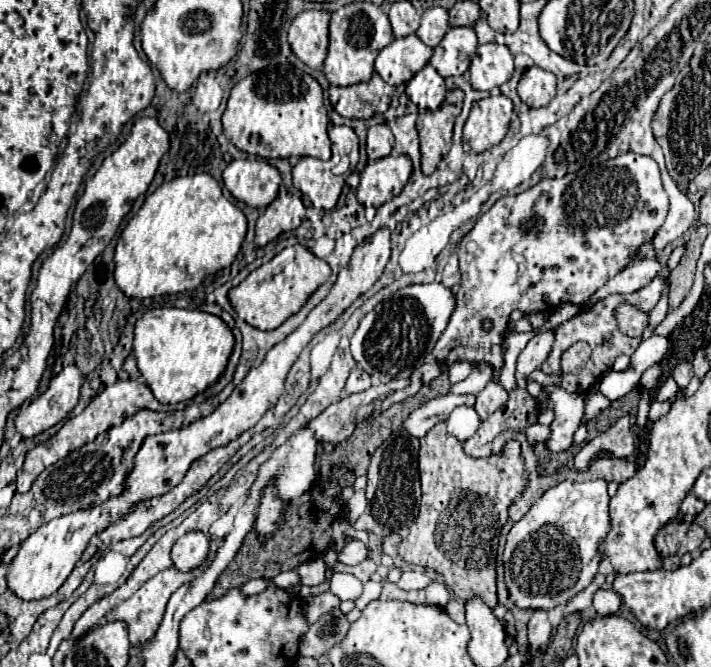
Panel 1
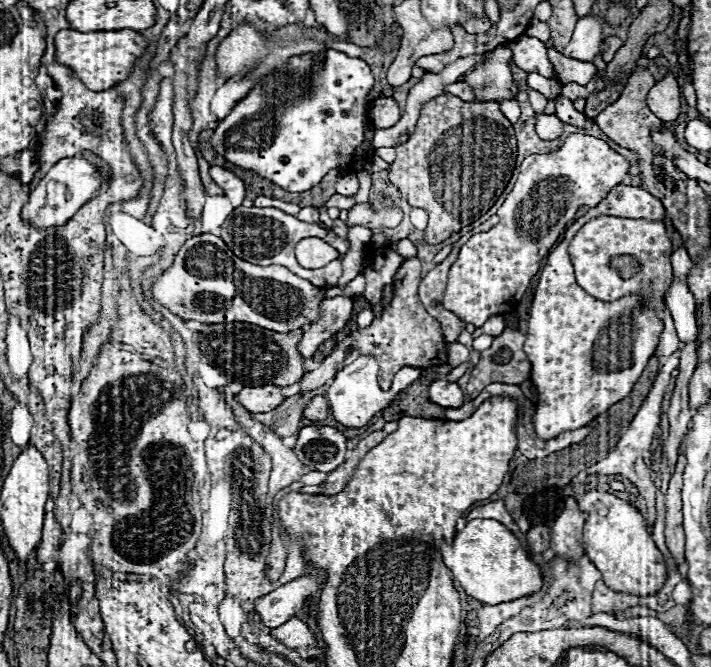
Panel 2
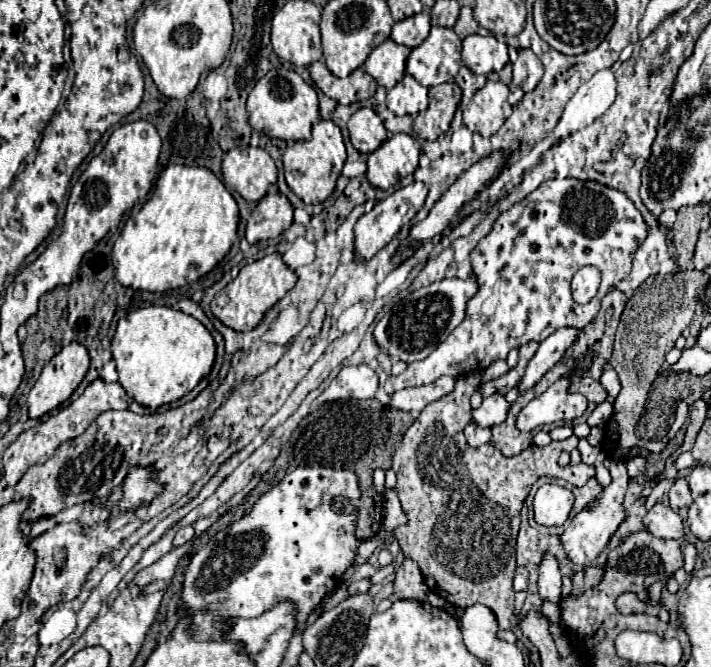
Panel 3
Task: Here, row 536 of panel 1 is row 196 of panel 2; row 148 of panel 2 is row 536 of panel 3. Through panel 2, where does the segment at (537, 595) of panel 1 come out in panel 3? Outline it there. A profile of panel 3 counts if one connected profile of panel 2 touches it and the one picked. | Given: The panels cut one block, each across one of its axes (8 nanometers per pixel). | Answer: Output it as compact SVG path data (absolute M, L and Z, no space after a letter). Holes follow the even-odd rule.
M606 458L604 465L612 476L612 482L609 486L605 487L605 490L596 500L592 500L590 504L586 504L584 510L576 514L576 518L570 522L570 526L560 536L560 542L564 546L564 552L566 552L568 560L572 564L576 564L576 566L588 566L592 560L596 560L600 556L600 552L608 546L610 536L614 536L614 532L618 530L618 526L628 516L626 510L624 510L624 506L622 506L630 481L625 463L614 458Z

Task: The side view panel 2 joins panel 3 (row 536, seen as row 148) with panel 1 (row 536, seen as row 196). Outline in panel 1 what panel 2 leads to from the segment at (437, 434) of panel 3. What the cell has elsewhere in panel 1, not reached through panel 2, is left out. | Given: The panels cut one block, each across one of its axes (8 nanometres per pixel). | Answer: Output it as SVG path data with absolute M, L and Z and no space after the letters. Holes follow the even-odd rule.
M446 422L436 424L420 439L420 480L422 480L422 506L418 520L410 534L400 544L400 556L410 564L434 568L462 600L482 598L490 608L496 606L496 548L500 528L508 520L508 506L516 502L526 486L526 470L520 460L520 446L516 440L506 444L506 450L488 458L468 458L462 444L448 434Z

